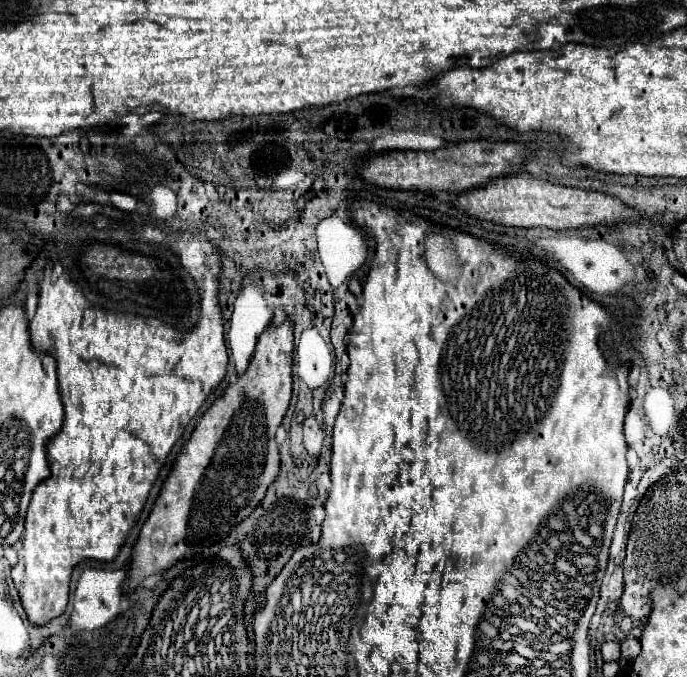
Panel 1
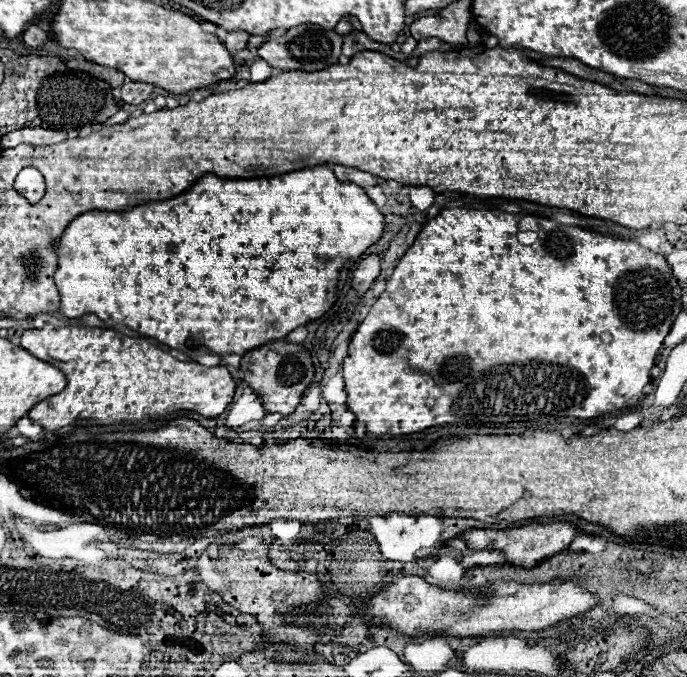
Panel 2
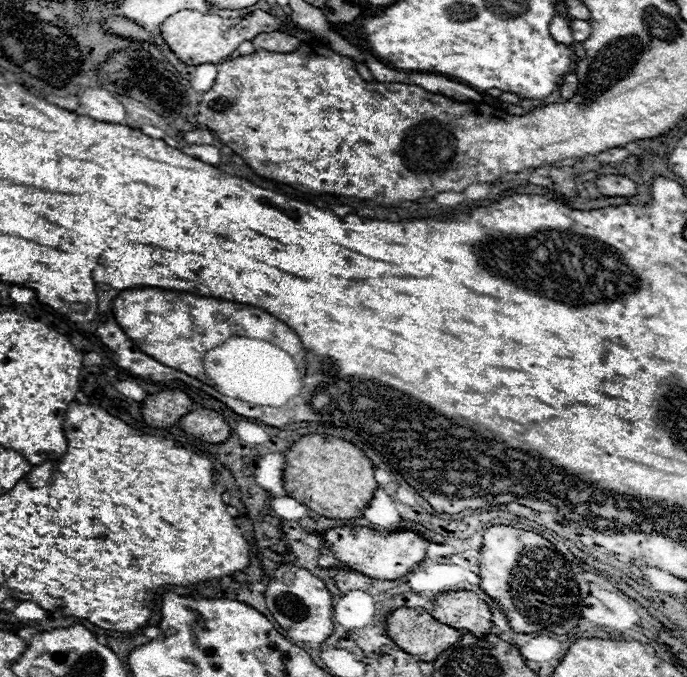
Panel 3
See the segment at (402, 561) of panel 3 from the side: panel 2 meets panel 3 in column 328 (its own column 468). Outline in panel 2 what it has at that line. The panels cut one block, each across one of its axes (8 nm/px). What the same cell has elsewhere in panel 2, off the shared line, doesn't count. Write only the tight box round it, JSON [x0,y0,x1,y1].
[460,522,576,568]

